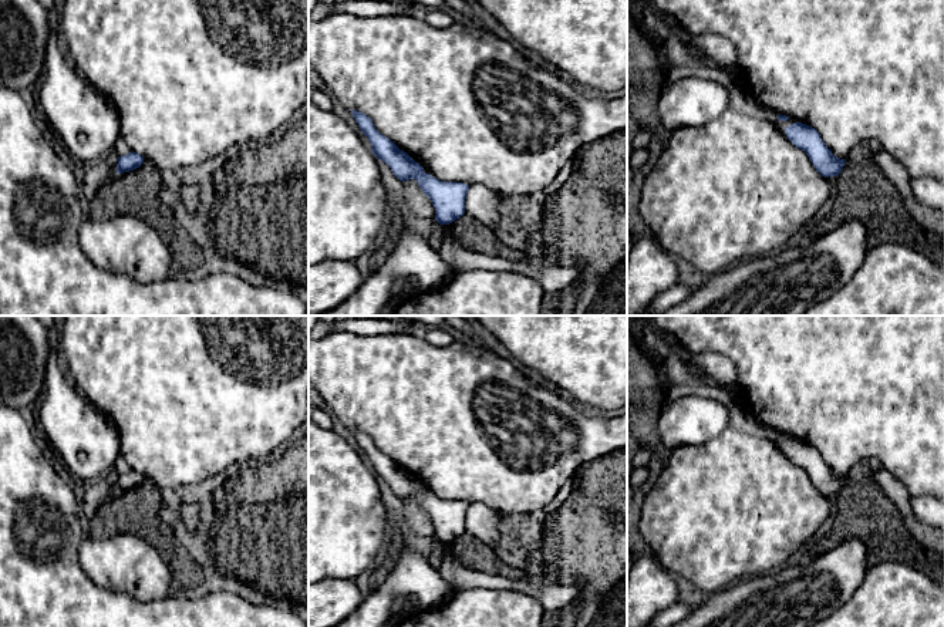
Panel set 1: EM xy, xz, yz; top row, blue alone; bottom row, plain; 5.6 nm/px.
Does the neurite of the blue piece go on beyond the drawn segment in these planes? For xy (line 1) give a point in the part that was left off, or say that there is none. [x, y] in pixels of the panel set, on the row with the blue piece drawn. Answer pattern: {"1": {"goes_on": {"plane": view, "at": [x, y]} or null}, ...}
{"1": {"goes_on": null}}

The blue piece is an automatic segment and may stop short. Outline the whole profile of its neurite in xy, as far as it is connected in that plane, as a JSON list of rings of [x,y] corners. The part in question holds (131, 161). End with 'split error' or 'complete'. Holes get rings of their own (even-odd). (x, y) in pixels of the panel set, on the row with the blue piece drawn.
[[[129,152],[124,156],[118,156],[117,173],[124,173],[139,168],[144,164],[144,156],[136,152]]] | complete

